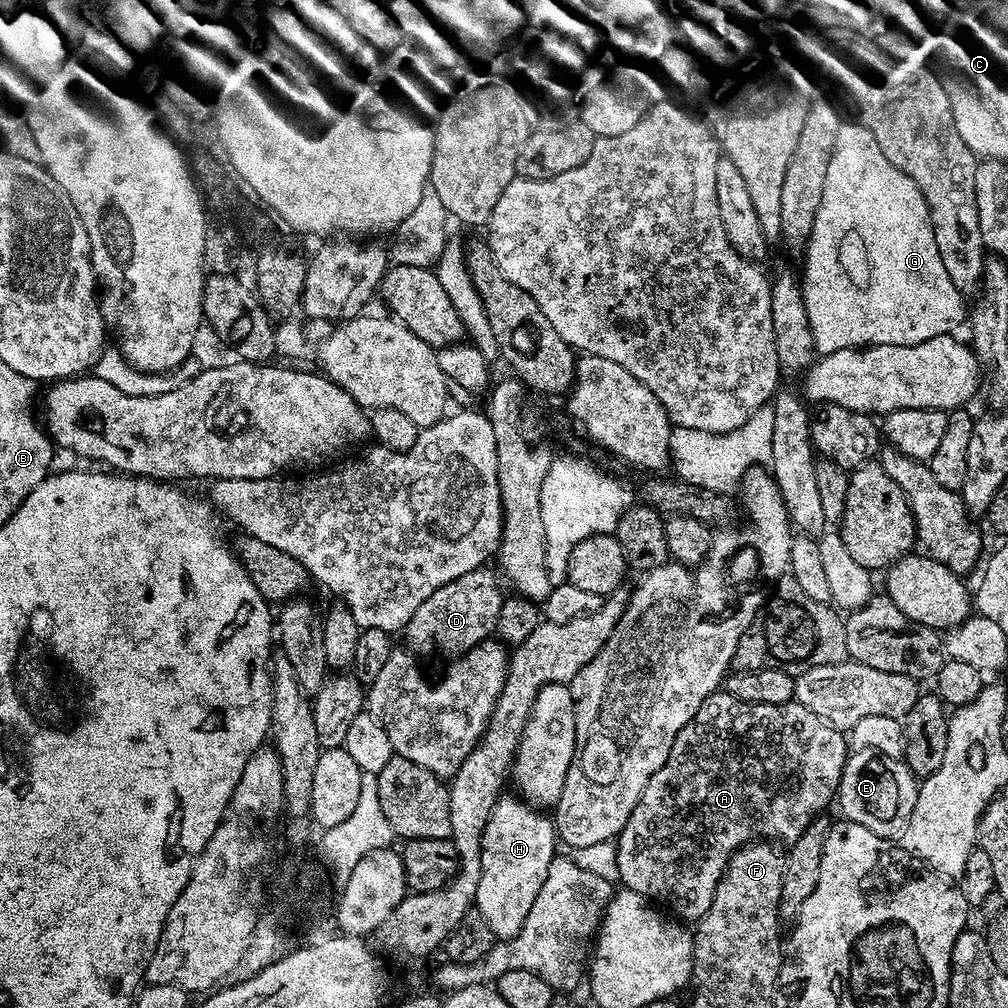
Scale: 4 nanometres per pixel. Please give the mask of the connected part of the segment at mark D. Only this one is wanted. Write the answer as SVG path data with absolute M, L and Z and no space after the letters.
M490 566L475 568L454 582L439 587L430 594L410 618L404 629L405 643L415 655L430 654L436 646L450 658L464 655L476 648L482 641L489 639L496 629L497 619L504 599L500 588L501 579Z

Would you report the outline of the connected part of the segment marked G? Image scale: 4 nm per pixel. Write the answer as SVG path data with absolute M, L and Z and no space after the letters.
M855 122L841 123L838 130L836 145L833 150L833 157L830 158L830 166L827 169L826 188L822 195L822 204L818 207L817 217L814 218L813 230L810 231L808 245L803 249L802 256L804 256L804 276L802 275L802 287L804 289L804 301L806 302L806 314L810 318L810 330L812 337L816 343L817 353L821 357L833 354L834 351L846 350L847 348L867 348L869 345L881 344L882 346L914 346L915 344L926 342L927 339L934 338L936 335L944 333L951 333L954 328L962 325L966 320L966 306L964 308L964 300L966 300L965 293L958 290L958 286L954 286L954 282L950 282L950 274L946 274L946 266L942 266L942 254L938 254L938 246L934 242L934 230L932 229L932 222L930 218L930 210L926 198L922 194L922 190L918 190L918 186L906 174L902 174L902 170L898 170L898 166L894 166L890 162L890 158L886 158L886 154L882 154L882 146L878 146L878 138L874 138L874 134L870 134L870 130L866 130L866 126Z

